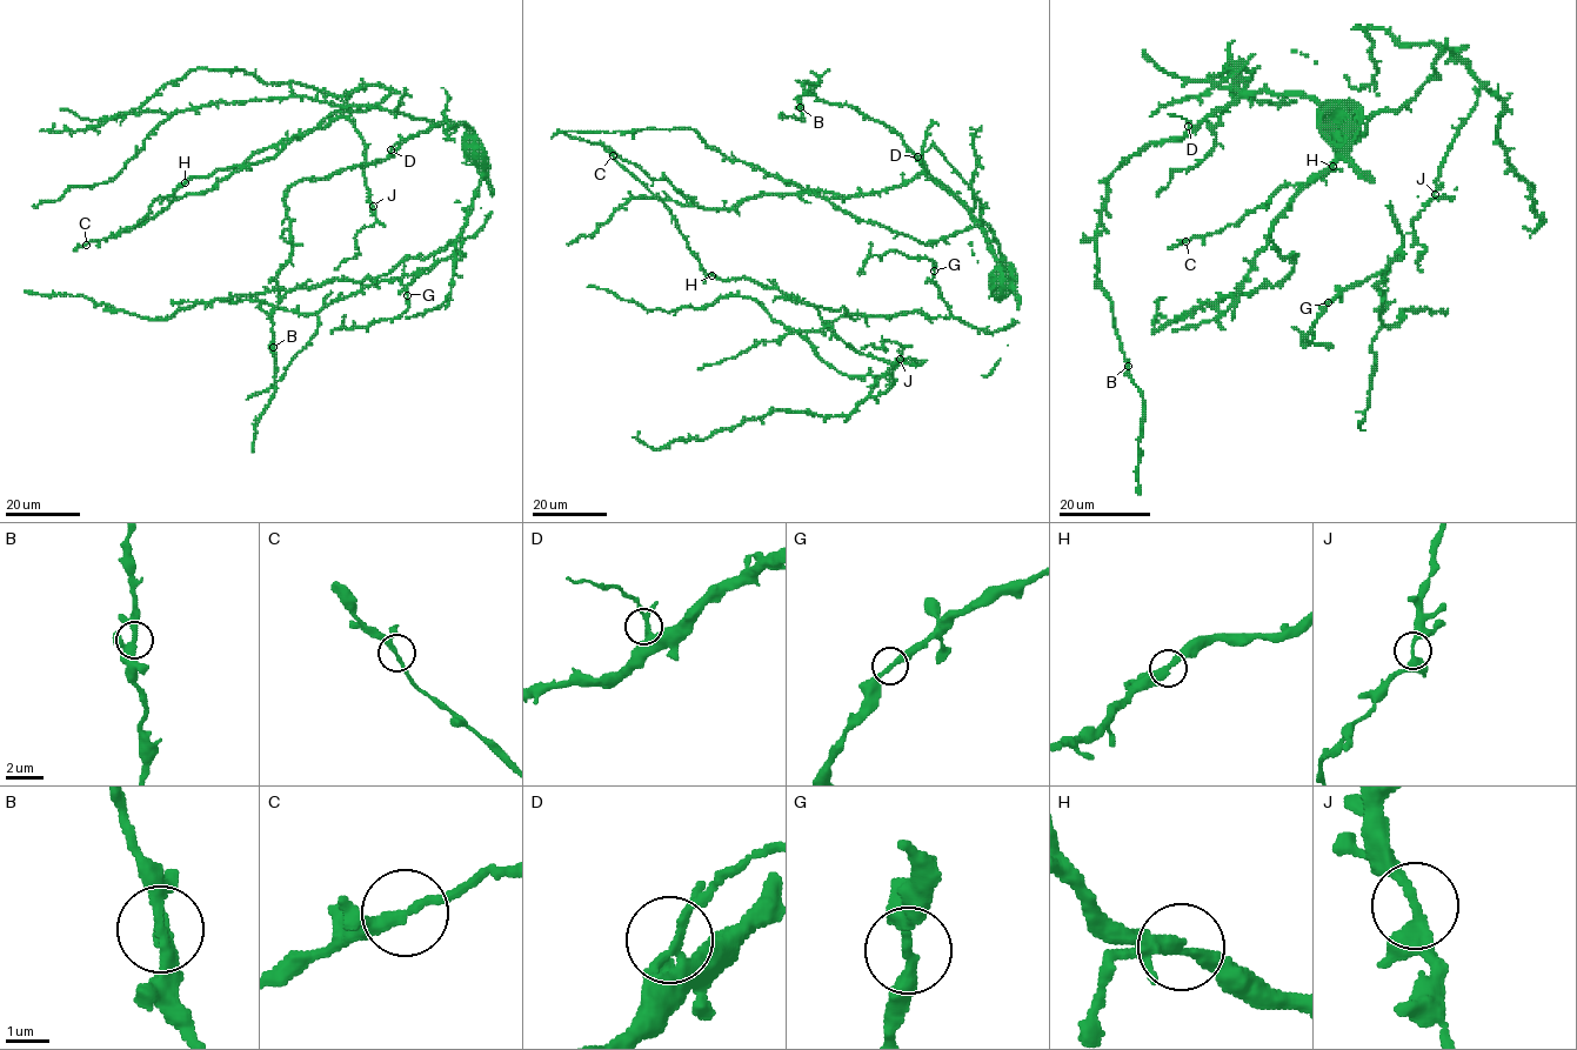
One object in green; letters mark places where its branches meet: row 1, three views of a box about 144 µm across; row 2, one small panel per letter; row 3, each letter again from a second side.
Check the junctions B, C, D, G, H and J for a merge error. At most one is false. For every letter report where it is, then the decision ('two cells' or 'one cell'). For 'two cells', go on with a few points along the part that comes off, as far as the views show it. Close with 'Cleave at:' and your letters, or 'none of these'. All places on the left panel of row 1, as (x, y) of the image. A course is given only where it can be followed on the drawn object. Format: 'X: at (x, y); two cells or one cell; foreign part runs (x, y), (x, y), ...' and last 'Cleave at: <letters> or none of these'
B: at (273, 347); one cell
C: at (86, 245); one cell
D: at (391, 149); one cell
G: at (407, 295); one cell
H: at (185, 182); one cell
J: at (373, 206); one cell
Cleave at: none of these

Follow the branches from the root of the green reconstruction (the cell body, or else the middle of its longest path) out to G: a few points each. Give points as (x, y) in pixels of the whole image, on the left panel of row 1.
G: (375, 285), (423, 269), (406, 288), (407, 294)

